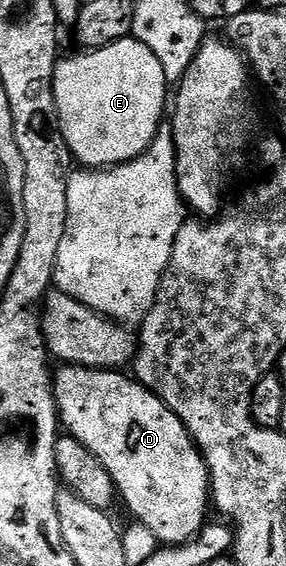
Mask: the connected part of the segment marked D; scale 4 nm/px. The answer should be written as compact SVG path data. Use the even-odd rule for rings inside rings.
M63 365L58 369L60 371L56 370L53 375L53 390L55 392L55 409L59 413L62 430L70 438L81 441L81 445L85 445L85 449L89 449L89 453L93 453L93 457L97 457L101 461L101 465L105 465L105 469L109 469L109 475L113 477L115 482L118 498L121 503L123 499L124 505L131 510L132 516L130 518L149 529L159 545L176 545L194 540L204 530L204 526L209 519L207 518L207 507L209 511L211 478L207 472L207 462L203 460L203 455L199 452L199 446L193 441L193 437L185 429L182 421L163 404L162 399L154 391L150 391L148 387L142 387L134 378L128 377L126 379L123 373L118 370L97 367L72 367L70 365Z

